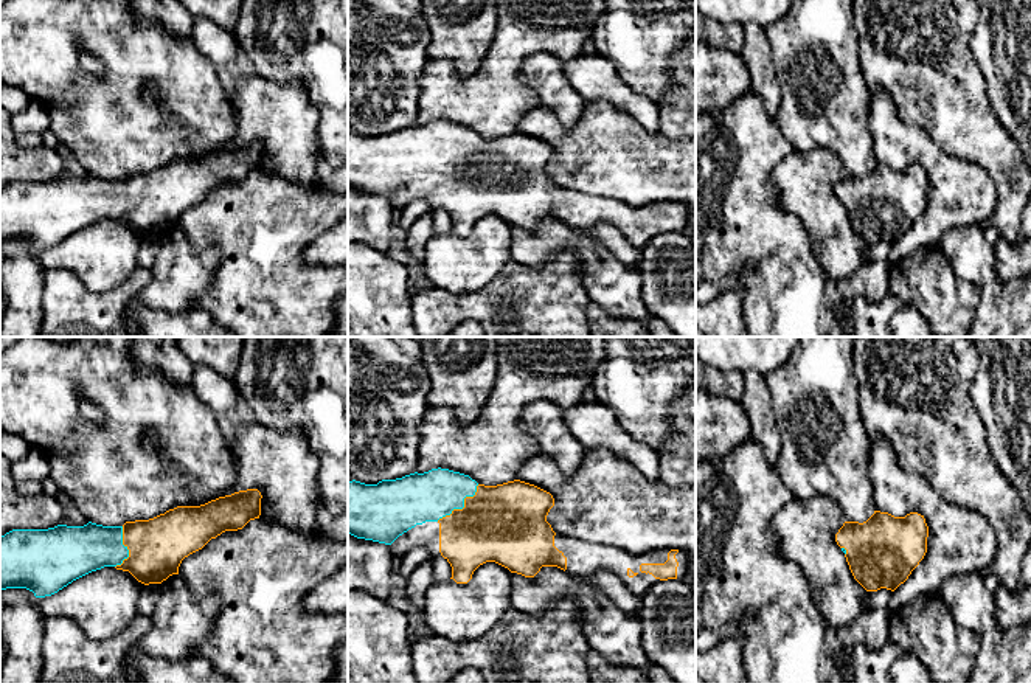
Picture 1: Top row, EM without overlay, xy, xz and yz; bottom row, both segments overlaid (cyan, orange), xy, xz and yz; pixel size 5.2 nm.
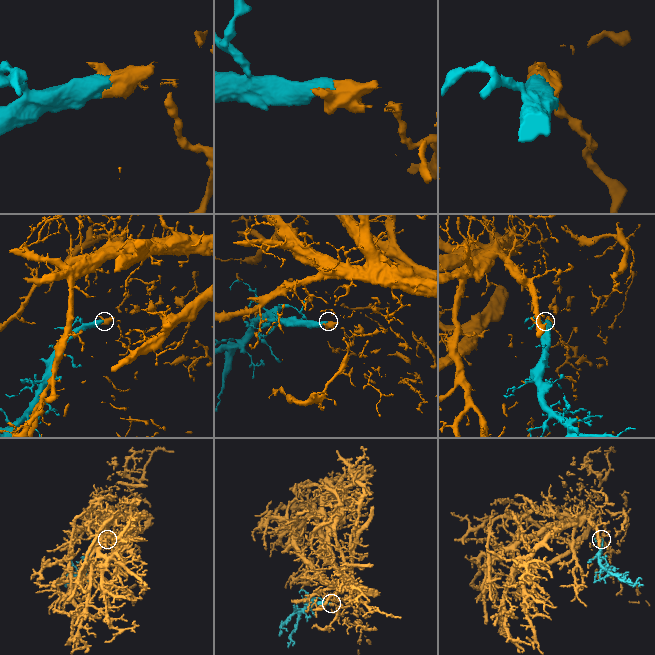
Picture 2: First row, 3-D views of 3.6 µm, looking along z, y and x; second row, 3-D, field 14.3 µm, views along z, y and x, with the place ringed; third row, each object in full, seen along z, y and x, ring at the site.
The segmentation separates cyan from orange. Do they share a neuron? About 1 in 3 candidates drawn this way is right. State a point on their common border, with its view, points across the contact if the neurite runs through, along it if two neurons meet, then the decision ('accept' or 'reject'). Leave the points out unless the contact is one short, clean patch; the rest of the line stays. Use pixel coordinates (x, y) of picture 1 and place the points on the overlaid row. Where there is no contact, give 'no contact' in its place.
meets cyan in xz at (463, 506); accept

